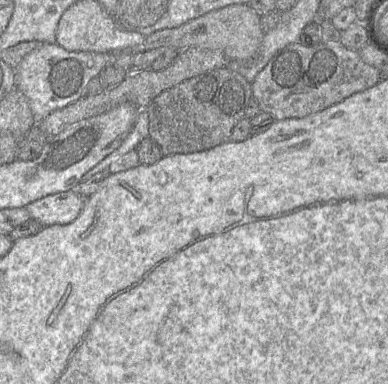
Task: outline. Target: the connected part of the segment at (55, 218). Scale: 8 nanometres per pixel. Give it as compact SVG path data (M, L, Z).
M73 190L61 191L29 203L25 208L30 218L40 222L43 227L66 225L79 216L86 197Z

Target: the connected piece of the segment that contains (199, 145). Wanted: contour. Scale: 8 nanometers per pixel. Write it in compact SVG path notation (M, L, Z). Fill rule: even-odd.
M228 67L215 68L160 93L146 109L149 118L149 136L160 147L163 156L204 151L231 141L235 125L245 118L245 110L252 98L251 84Z

